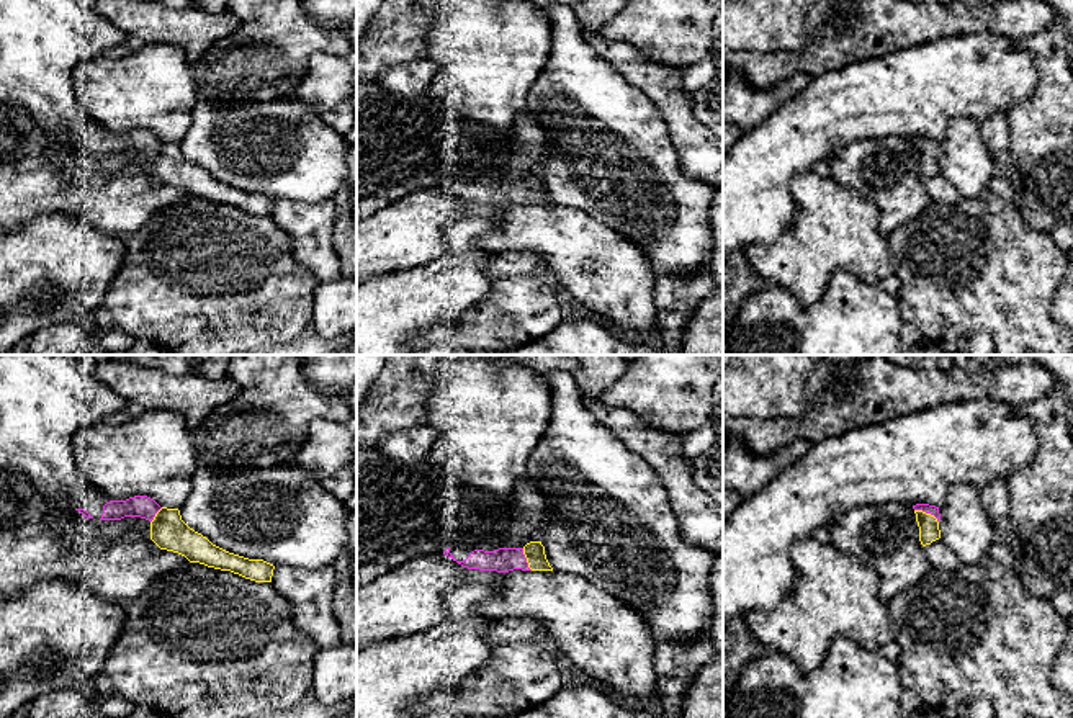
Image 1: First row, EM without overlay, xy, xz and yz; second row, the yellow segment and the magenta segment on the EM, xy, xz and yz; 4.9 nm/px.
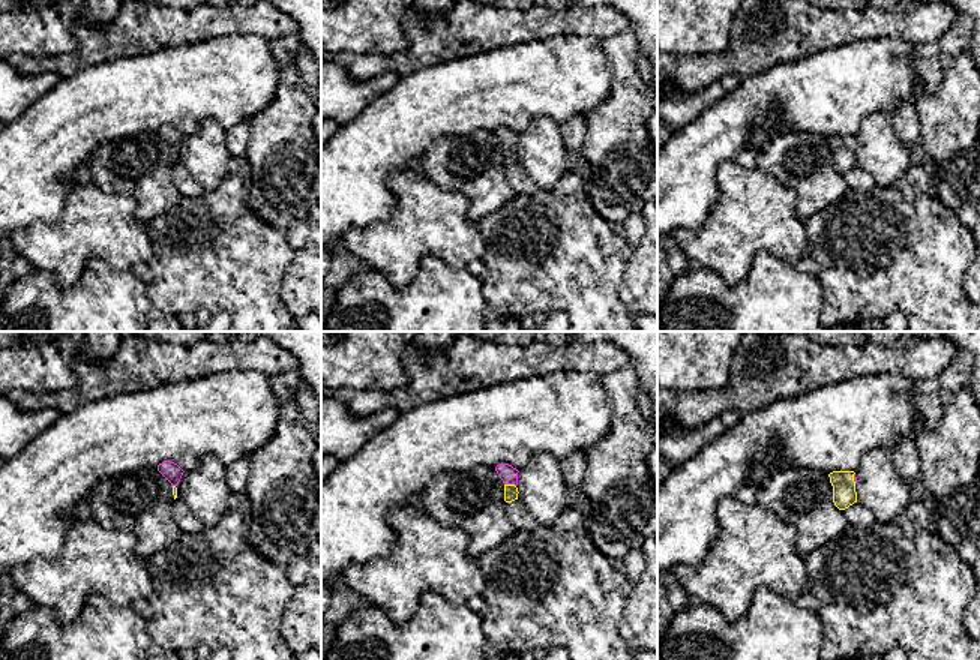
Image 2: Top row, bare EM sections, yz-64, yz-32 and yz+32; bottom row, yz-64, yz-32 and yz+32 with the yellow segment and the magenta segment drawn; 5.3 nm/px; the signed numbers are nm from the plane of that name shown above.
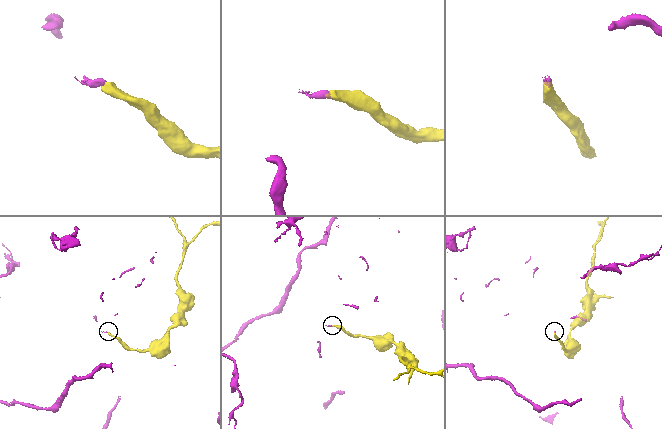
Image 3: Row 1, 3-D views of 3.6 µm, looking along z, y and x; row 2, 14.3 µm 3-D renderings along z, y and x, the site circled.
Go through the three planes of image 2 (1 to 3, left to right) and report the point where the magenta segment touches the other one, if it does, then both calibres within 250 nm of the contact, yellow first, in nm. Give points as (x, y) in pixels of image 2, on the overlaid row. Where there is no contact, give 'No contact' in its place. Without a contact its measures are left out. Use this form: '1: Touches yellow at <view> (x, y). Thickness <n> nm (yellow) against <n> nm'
1: No contact
2: Touches yellow at yz-32 (511, 485). Thickness 80 nm (yellow) against 90 nm
3: Touches yellow at yz+32 (853, 477). Thickness 130 nm (yellow) against 20 nm

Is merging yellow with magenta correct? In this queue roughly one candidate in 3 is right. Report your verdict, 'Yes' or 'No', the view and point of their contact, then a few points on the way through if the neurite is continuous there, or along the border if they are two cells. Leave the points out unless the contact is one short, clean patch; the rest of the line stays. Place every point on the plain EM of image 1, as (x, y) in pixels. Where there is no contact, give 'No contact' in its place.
Yes. Touches yellow at yz (928, 148). Path across: yz (928, 157), (928, 148), (929, 143)

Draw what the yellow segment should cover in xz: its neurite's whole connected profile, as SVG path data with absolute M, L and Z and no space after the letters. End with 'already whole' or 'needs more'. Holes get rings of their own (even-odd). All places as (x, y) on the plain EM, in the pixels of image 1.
M530 175L523 182L499 182L494 185L451 180L443 185L458 198L468 203L509 206L522 204L553 204L541 175Z; needs more

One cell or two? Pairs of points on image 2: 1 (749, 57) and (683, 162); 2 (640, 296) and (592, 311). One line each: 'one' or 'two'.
1: two
2: two

